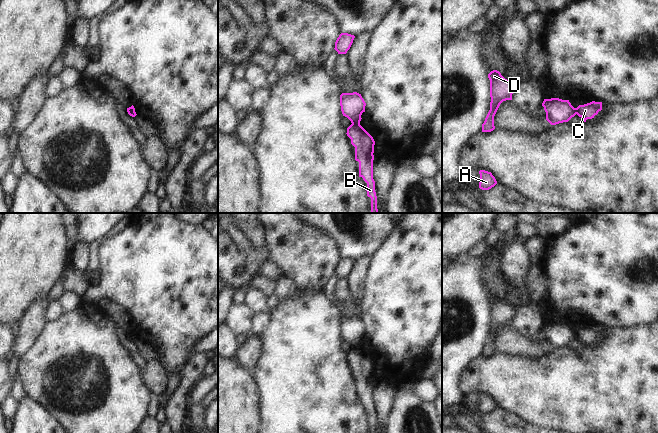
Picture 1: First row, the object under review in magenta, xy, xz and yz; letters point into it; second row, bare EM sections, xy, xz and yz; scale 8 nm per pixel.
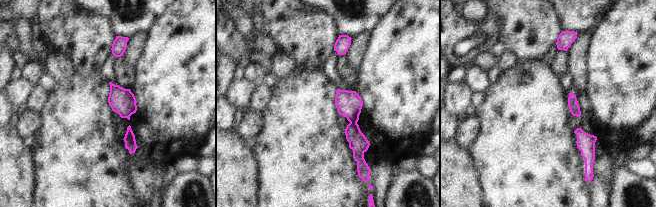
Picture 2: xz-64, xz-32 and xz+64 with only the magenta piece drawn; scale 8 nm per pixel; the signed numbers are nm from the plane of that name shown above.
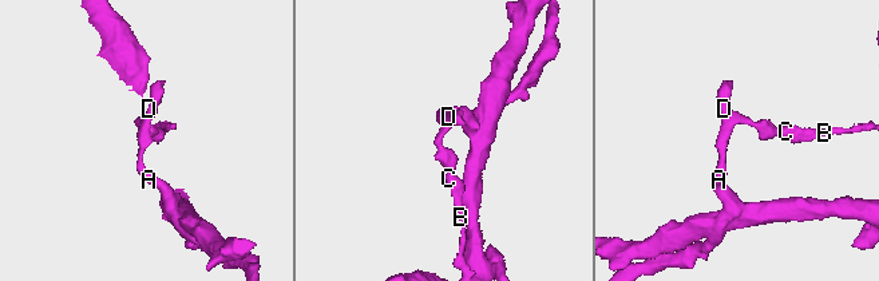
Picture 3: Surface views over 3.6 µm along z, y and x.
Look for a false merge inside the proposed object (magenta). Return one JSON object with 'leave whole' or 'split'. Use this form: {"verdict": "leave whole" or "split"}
{"verdict": "split"}

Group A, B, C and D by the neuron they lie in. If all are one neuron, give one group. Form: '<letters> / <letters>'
A D / B C

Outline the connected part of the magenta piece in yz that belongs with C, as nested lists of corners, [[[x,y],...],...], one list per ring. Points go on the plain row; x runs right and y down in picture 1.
[[[592,325],[584,329],[579,329],[576,332],[576,338],[579,341],[581,341],[584,344],[584,346],[586,346],[587,343],[594,342],[594,340],[597,339],[598,336],[601,334],[602,334],[602,326]]]

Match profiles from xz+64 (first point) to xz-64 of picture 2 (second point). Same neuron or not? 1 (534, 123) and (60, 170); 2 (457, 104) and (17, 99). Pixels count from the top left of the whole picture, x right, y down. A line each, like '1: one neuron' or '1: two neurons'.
1: one neuron
2: one neuron

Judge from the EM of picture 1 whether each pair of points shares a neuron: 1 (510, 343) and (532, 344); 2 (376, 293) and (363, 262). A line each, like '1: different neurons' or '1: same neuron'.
1: same neuron
2: different neurons

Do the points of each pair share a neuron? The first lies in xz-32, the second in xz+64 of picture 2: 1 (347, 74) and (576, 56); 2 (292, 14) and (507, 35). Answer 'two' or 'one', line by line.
1: two
2: one

